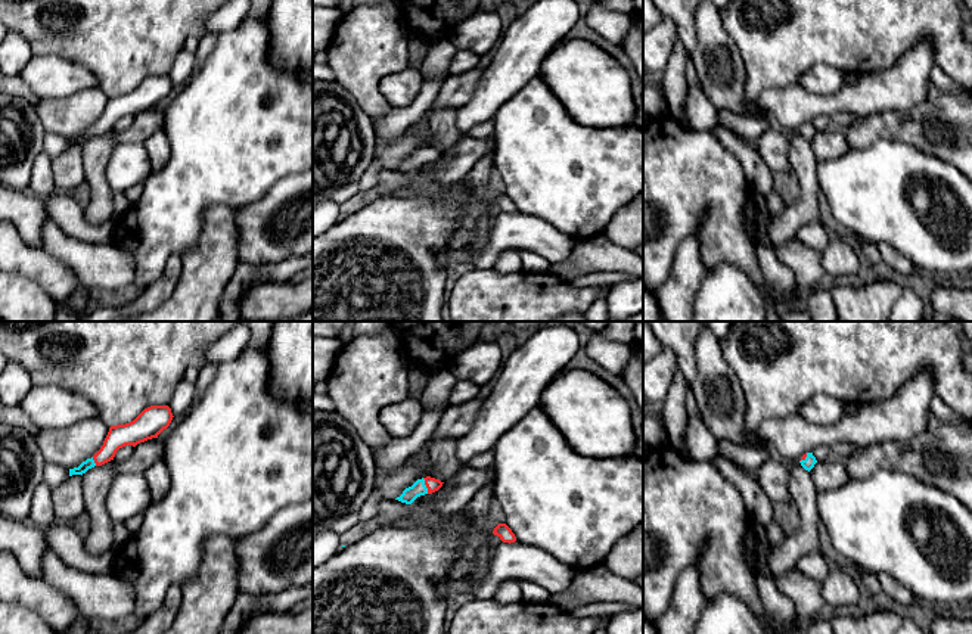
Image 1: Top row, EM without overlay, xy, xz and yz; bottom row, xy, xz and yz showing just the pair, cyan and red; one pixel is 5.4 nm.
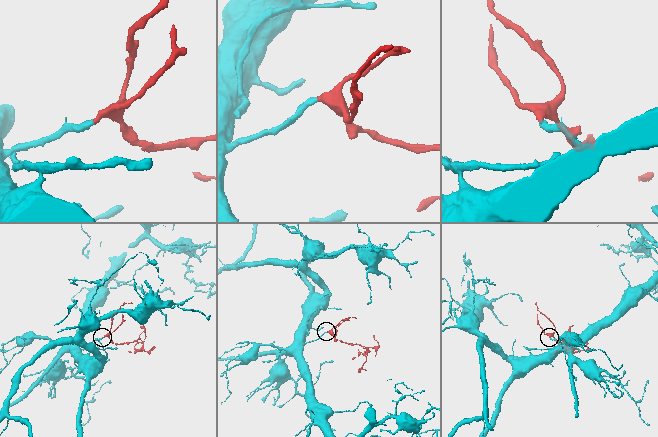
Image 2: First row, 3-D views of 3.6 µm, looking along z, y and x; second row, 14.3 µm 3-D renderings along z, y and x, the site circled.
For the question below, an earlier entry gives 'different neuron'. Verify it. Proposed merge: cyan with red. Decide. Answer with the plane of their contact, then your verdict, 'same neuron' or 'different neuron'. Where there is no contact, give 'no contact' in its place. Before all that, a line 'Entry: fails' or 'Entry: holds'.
Entry: fails
contact in xz; same neuron

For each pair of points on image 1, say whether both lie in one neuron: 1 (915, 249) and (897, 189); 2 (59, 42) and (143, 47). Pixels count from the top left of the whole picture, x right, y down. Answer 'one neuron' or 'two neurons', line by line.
1: one neuron
2: one neuron

